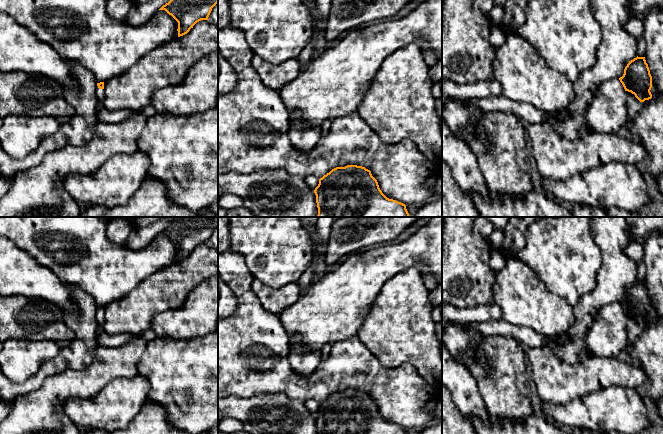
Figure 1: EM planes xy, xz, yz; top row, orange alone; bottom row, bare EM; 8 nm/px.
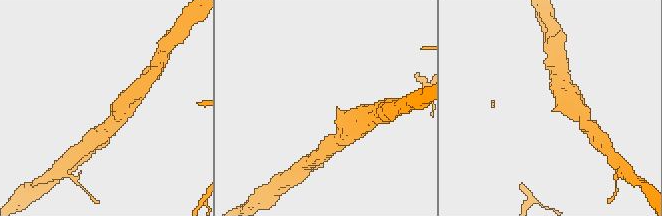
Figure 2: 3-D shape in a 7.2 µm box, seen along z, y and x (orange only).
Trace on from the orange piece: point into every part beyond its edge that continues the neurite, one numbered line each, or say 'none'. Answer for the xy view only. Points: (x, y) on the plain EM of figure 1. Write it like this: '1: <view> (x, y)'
1: xy (105, 340)

